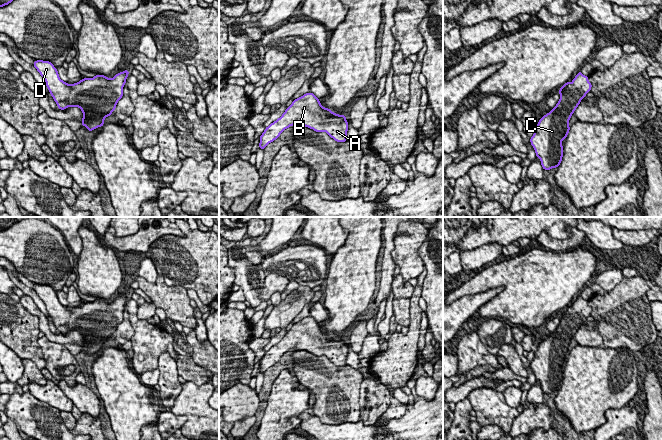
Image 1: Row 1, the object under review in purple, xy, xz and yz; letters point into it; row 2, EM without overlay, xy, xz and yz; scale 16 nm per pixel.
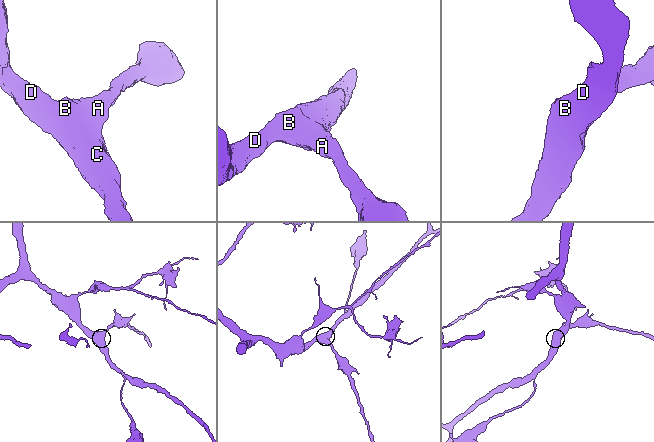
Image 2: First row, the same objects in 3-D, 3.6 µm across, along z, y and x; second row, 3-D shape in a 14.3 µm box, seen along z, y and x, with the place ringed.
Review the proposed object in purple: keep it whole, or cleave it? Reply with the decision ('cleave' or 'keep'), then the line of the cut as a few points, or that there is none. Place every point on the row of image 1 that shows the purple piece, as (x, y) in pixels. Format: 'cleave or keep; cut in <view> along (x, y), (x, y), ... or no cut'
keep; no cut

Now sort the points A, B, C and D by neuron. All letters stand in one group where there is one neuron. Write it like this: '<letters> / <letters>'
A B C D

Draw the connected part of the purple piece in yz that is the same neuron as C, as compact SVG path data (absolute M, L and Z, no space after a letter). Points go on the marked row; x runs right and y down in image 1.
M578 72L571 83L560 88L556 106L538 121L530 142L544 170L557 168L562 162L562 141L569 133L569 120L591 87L588 76Z

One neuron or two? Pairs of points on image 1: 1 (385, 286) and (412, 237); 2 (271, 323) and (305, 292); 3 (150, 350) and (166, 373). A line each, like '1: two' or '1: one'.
1: two
2: one
3: two

